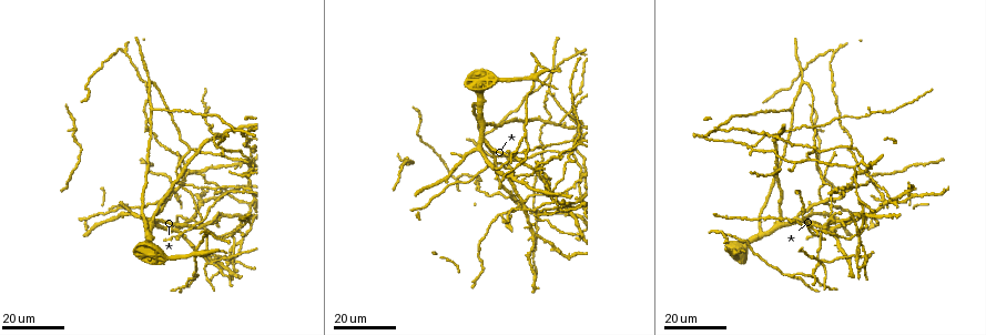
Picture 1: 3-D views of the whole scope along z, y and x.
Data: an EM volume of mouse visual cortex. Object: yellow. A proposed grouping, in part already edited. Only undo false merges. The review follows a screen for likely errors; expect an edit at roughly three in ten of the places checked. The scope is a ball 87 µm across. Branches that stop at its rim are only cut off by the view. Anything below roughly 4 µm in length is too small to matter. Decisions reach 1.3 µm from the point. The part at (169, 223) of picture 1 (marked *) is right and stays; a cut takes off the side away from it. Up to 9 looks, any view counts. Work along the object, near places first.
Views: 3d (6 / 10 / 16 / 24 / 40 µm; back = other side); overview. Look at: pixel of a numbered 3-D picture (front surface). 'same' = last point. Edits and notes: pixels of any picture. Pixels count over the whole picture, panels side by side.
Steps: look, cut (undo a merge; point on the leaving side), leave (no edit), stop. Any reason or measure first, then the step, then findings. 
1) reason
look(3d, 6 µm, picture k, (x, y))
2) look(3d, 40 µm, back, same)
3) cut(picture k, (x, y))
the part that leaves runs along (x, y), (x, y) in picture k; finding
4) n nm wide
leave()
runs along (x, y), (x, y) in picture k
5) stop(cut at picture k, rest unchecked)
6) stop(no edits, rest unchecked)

calibre changes
look(3d, 24 µm, picture 1, (816, 253))

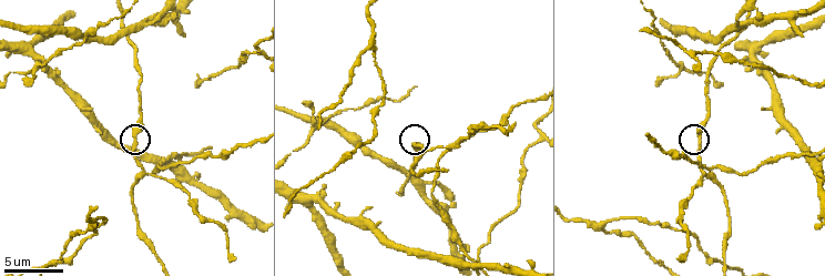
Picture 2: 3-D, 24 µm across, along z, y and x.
look(3d, 6 µm, picture 2, (136, 142))

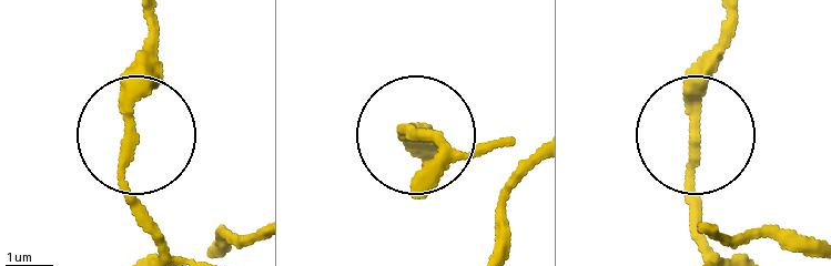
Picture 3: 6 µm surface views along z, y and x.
250 nm wide
leave()
runs along (731, 13), (696, 121), (696, 236) in picture 3; continuous, no second neuron

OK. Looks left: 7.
three-way junction
look(3d, 24 µm, picture 1, (222, 235))

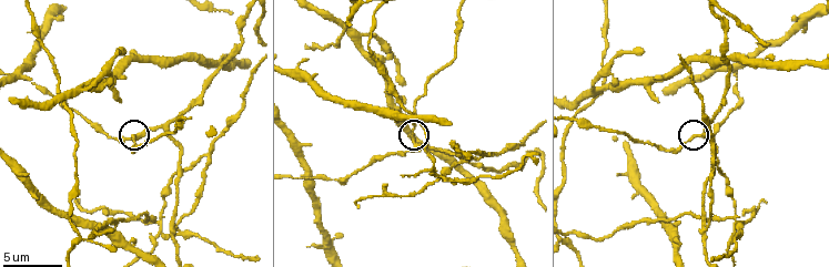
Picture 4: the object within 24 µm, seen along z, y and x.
look(3d, 6 µm, picture 4, (416, 145))

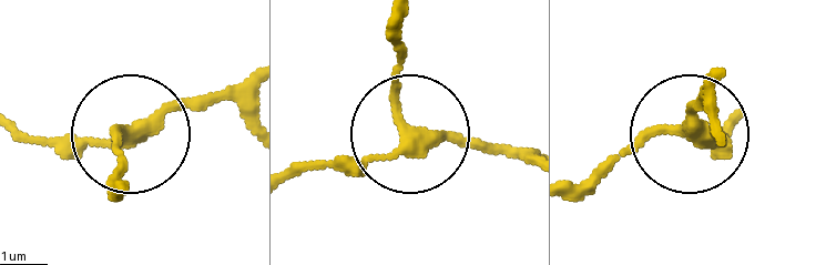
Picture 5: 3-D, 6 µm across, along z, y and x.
leave()
runs along (250, 75), (166, 103), (106, 143), (27, 143) in picture 5; continuous, no second neuron

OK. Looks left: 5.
branch point
look(3d, 24 µm, picture 1, (171, 178))

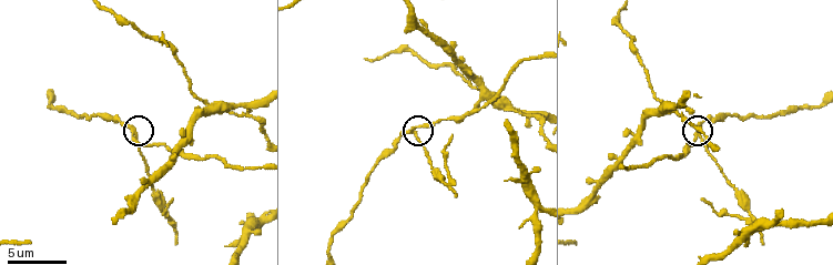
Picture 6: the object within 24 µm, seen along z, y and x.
zoom in
look(3d, 10 µm, picture 6, (415, 130))

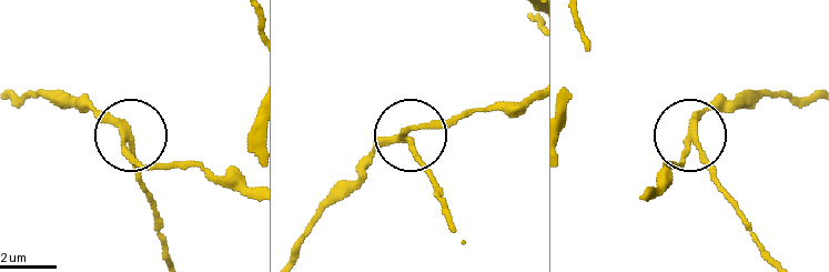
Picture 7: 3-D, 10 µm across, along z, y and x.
look(3d, 6 µm, picture 7, (128, 139))

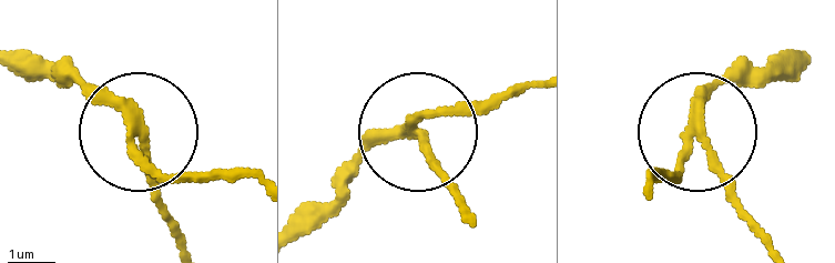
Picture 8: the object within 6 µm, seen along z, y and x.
cut(picture 8, (153, 200))
the part that leaves runs along (139, 141), (182, 244) in picture 8; two neurons meet here

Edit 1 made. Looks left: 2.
stop(cut at picture 8, rest unchecked)

